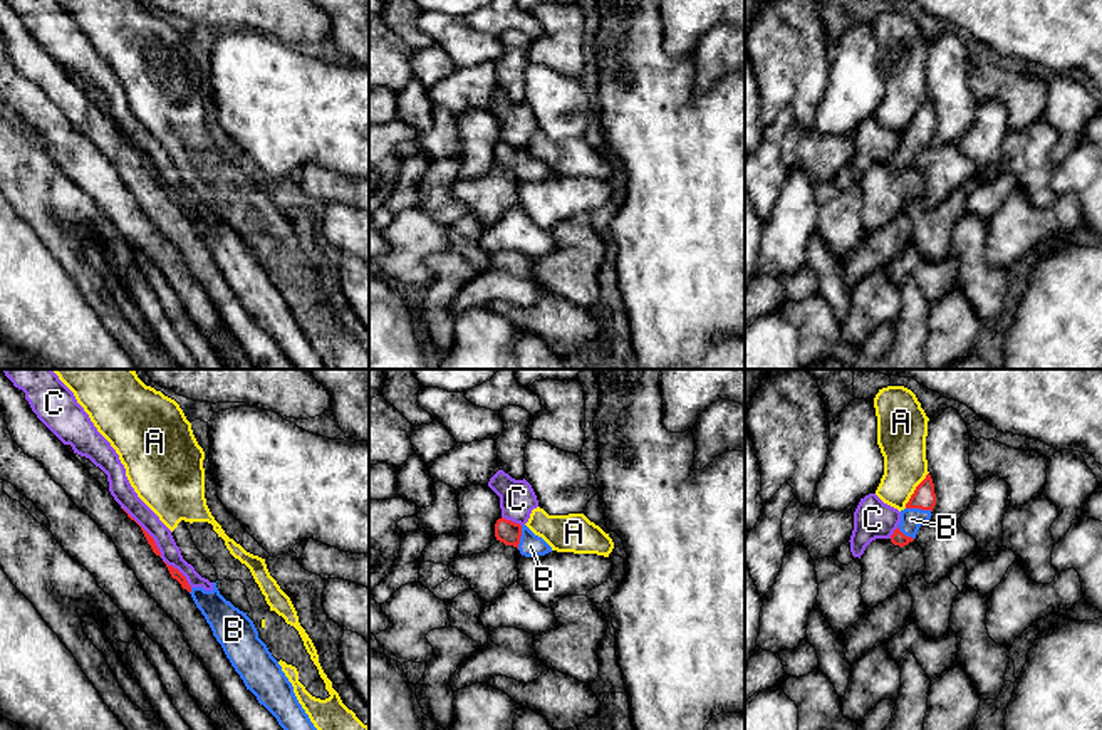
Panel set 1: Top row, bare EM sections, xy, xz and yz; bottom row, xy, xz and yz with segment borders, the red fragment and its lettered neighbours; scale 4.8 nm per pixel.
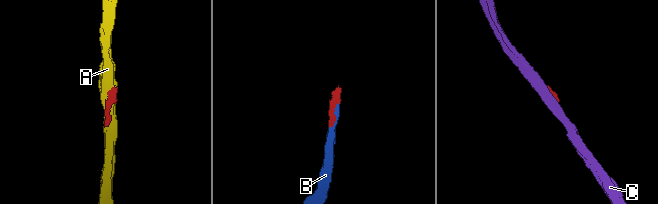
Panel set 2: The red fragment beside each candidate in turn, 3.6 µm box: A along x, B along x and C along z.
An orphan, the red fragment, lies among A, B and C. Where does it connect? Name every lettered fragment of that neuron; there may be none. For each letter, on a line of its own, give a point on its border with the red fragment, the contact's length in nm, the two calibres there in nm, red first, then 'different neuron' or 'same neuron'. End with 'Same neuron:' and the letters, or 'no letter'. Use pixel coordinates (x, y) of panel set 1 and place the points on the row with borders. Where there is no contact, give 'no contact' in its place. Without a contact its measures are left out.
A: yz (914, 490) | 200 nm | 110/220 nm | different neuron
B: yz (920, 507) | 130 nm | 110/110 nm | same neuron
C: xy (146, 532) | 300 nm | 40/100 nm | different neuron
Same neuron: B

